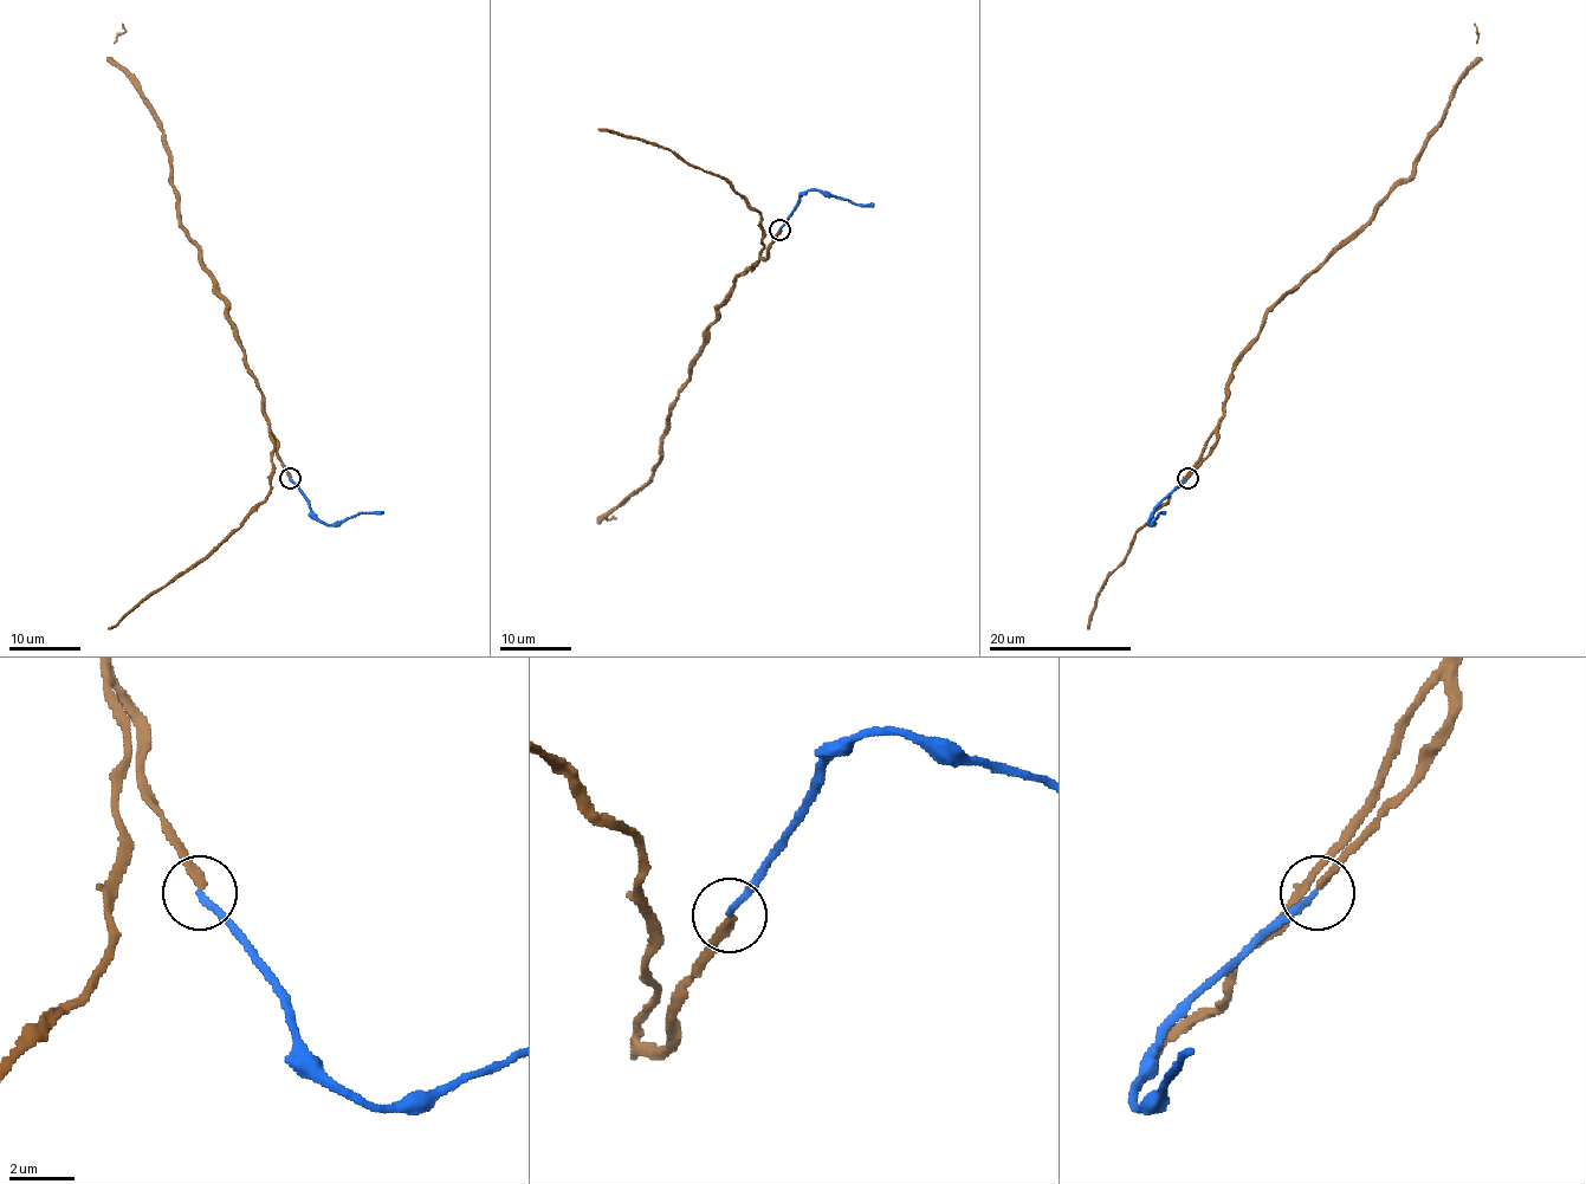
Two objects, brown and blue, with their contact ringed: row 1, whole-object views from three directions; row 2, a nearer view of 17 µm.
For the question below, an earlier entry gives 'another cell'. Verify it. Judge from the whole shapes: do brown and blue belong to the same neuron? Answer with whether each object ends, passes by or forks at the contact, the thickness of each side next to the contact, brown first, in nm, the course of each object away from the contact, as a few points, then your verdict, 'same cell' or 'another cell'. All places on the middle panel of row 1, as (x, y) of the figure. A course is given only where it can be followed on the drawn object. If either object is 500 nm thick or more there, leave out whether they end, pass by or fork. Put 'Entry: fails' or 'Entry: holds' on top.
Entry: holds
brown ends there; blue ends there; 240 nm thick on the brown side, 180 nm on the other; brown runs (779, 228), (719, 308), (668, 411), (654, 471), (603, 519), (612, 516); blue runs (779, 228), (809, 189), (829, 192), (850, 202), (874, 206); another cell

